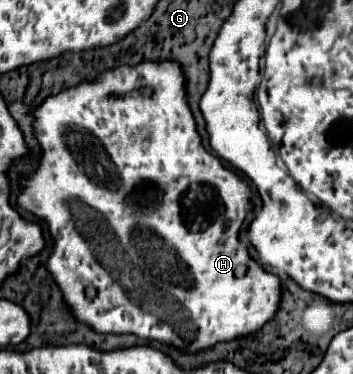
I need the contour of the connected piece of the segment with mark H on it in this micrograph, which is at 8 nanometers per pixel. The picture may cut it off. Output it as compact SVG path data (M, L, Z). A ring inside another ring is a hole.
M144 62L144 64L138 64L138 66L134 66L134 68L122 66L122 68L104 72L96 82L84 82L84 84L80 84L80 86L74 86L74 88L70 88L70 90L64 90L64 92L60 92L60 94L56 94L56 96L46 98L46 102L34 112L34 120L36 120L36 132L38 132L38 140L40 140L40 144L42 144L44 154L42 154L42 164L40 164L40 168L38 168L34 174L24 176L24 182L22 182L22 184L24 184L24 196L18 196L18 204L20 204L22 208L26 208L28 212L34 212L38 218L42 218L42 220L48 222L50 234L52 234L54 240L56 240L56 248L52 250L52 256L48 258L48 270L50 270L50 274L56 278L56 284L60 286L60 290L62 290L62 294L64 294L64 300L66 300L66 304L72 308L72 314L76 316L76 320L80 320L80 322L84 322L84 324L90 324L96 332L102 332L102 334L126 334L126 332L128 332L128 334L136 334L136 336L140 336L140 338L154 338L154 340L158 340L158 342L168 342L168 344L172 344L172 346L176 346L176 348L180 348L180 350L186 350L186 352L198 352L198 350L204 350L204 348L214 346L214 344L218 344L218 342L230 342L232 338L240 338L240 336L244 336L244 334L252 334L252 332L256 332L258 328L262 328L268 320L272 320L272 314L276 314L276 302L280 302L280 280L278 280L276 276L264 272L262 266L260 266L256 260L250 258L248 250L246 250L244 244L238 240L238 230L240 230L240 226L242 226L246 214L248 214L250 208L252 208L252 206L250 206L250 188L248 188L232 170L224 168L222 162L220 162L214 154L210 154L210 152L204 150L204 146L202 146L202 142L200 142L200 136L198 136L198 132L196 132L196 126L194 126L194 116L192 116L192 112L190 112L190 108L188 108L188 102L186 102L184 76L182 76L182 70L180 70L180 66L178 66L176 62L162 62L162 64L158 64L158 62ZM90 284L94 286L96 292L90 292L90 294L88 294L88 286L90 286Z

